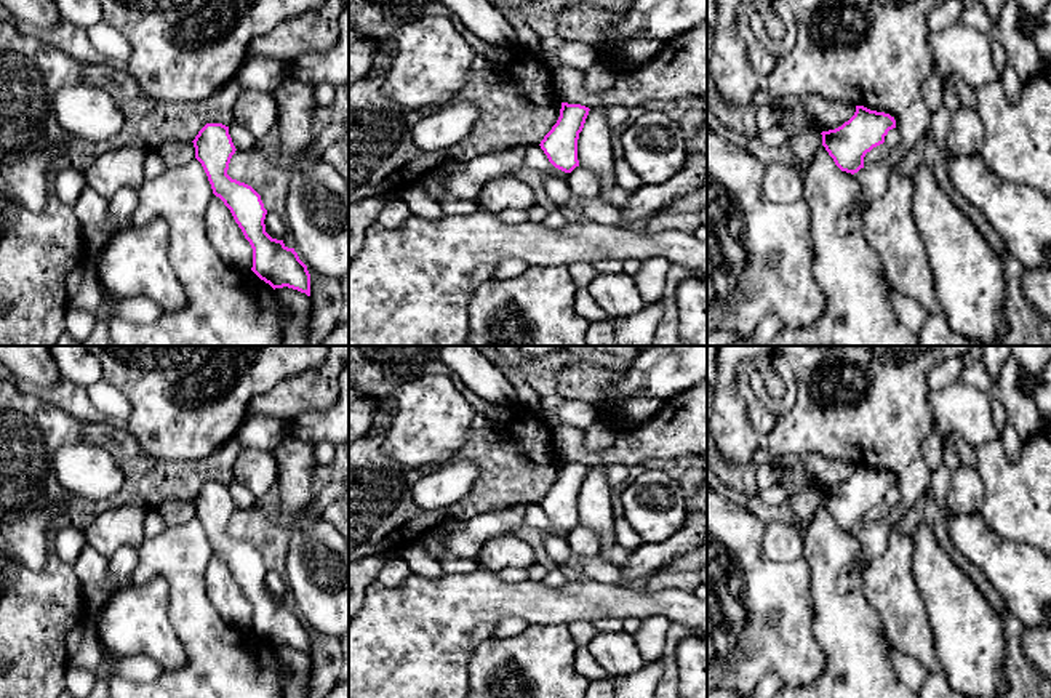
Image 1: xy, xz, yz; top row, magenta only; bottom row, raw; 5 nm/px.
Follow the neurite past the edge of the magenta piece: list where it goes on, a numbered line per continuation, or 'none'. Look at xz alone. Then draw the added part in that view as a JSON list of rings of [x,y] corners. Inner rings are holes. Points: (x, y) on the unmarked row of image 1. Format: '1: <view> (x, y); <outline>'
none

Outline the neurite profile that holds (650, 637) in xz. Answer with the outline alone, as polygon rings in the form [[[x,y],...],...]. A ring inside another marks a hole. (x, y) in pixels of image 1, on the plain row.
[[[651,615],[641,620],[640,628],[632,634],[646,664],[659,663],[664,653],[669,624],[667,616]]]

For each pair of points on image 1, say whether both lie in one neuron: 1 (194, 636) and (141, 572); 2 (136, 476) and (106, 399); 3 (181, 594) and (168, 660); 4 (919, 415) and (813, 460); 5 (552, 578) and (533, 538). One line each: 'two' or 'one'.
1: one
2: two
3: two
4: two
5: two

